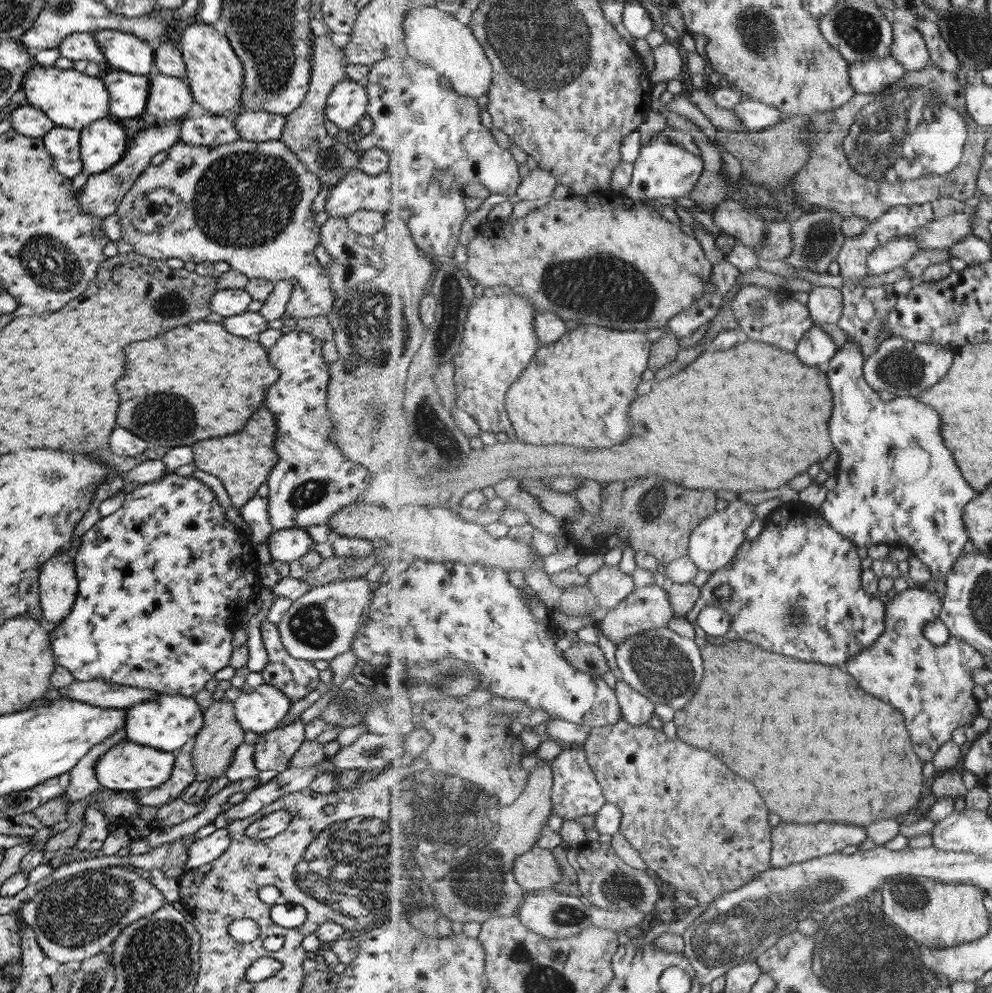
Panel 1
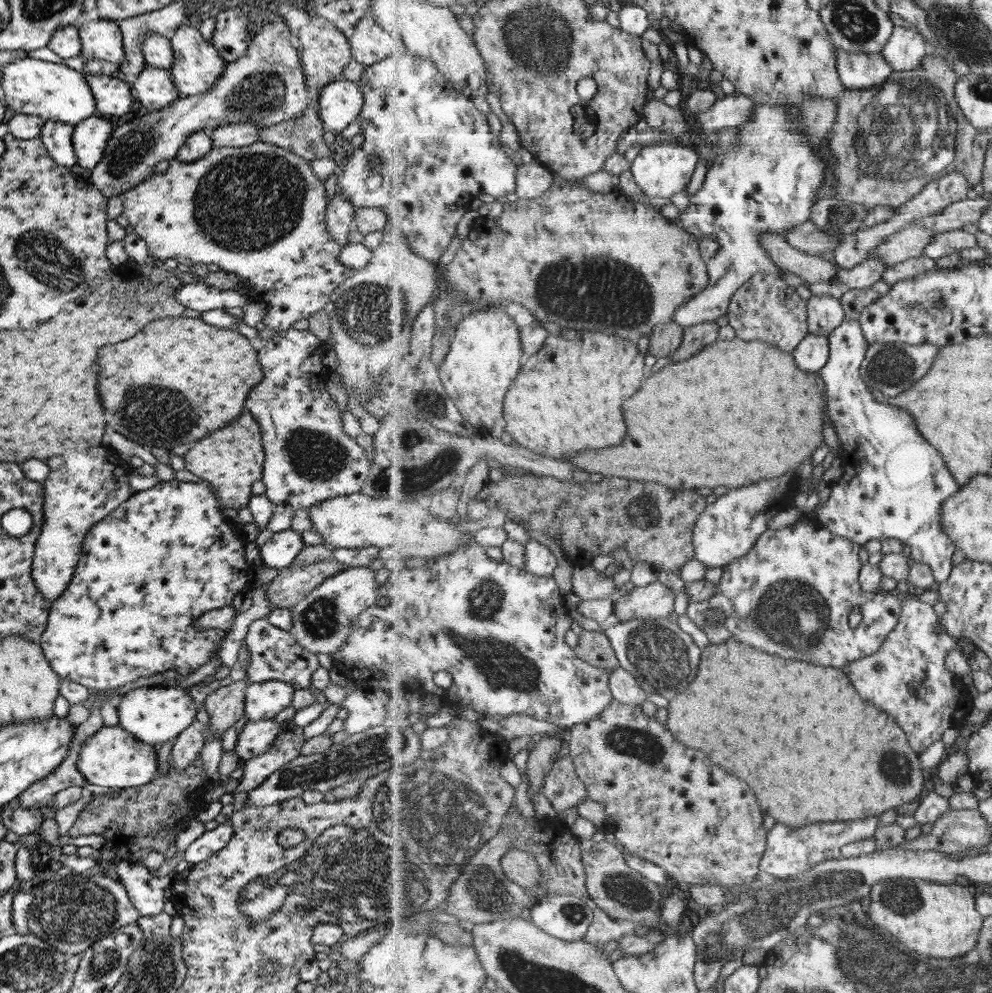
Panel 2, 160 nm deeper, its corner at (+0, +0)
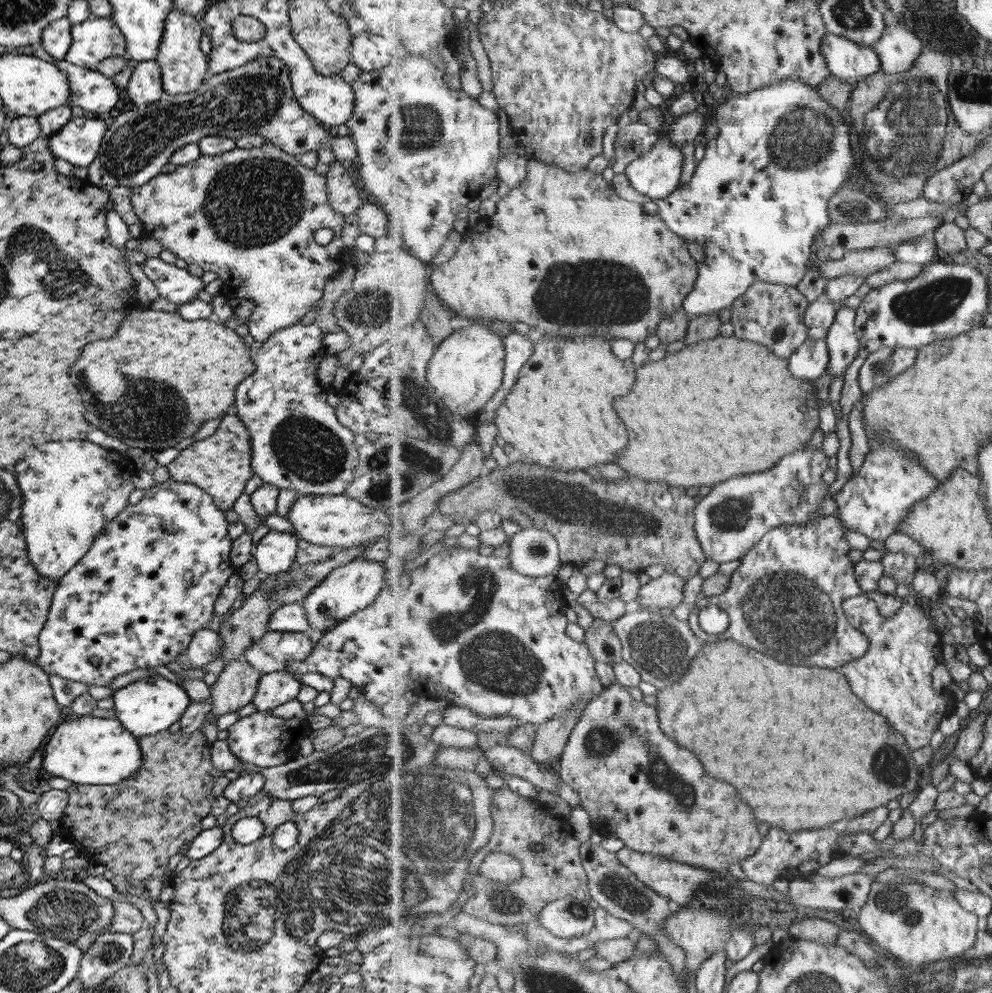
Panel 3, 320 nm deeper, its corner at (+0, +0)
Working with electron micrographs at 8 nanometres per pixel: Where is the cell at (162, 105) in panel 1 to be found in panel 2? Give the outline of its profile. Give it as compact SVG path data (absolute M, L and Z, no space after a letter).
M147 66L138 73L130 92L134 100L151 112L163 110L179 97L168 70L152 66Z

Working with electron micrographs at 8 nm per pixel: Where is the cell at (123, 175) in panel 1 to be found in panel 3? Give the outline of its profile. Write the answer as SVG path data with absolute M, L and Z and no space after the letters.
M260 56L239 68L206 77L199 88L193 92L175 96L161 93L155 102L138 105L136 110L119 114L114 118L112 124L106 127L95 158L86 166L86 179L99 188L141 186L159 173L161 166L168 162L173 151L184 144L196 143L204 136L238 139L250 134L258 134L267 143L272 143L283 152L295 156L311 152L311 150L316 151L324 142L328 142L331 152L338 162L353 163L356 158L356 148L349 135L339 137L333 134L331 130L299 107L290 87L287 67L274 56Z

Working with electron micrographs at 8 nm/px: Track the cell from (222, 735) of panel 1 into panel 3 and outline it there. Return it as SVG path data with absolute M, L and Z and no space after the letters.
M231 659L209 688L209 715L221 716L251 702L260 676L246 660Z

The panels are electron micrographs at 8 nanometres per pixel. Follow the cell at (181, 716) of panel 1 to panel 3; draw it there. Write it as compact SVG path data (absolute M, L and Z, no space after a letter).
M159 675L133 681L133 683L114 690L112 695L113 717L135 738L167 729L173 722L180 719L185 707L191 701L179 685Z

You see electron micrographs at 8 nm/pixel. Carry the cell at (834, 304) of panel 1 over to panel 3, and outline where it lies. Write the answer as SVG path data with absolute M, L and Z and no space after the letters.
M825 294L810 303L806 312L806 326L811 339L827 339L830 329L834 326L838 314L838 306L829 301Z

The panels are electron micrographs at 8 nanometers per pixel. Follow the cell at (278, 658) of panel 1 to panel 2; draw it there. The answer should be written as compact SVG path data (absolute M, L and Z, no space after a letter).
M265 618L249 623L244 642L249 653L249 664L245 669L249 682L265 682L271 679L286 682L293 690L307 689L311 686L311 673L319 667L316 656L301 648L288 631L275 628Z

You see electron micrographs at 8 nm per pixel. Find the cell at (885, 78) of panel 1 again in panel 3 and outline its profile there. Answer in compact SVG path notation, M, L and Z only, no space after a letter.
M827 33L822 38L822 53L832 74L853 86L883 72L874 47L853 42L843 35Z

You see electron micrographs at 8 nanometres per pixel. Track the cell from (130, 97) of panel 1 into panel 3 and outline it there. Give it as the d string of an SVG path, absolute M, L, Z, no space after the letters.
M64 58L52 62L66 76L70 107L77 107L98 116L109 113L119 100L117 87L110 78L97 70L87 70L67 62Z

